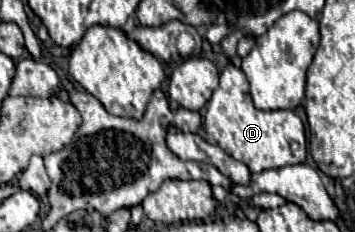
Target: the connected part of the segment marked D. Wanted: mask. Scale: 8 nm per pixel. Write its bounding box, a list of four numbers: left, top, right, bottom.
[203,63,307,173]

